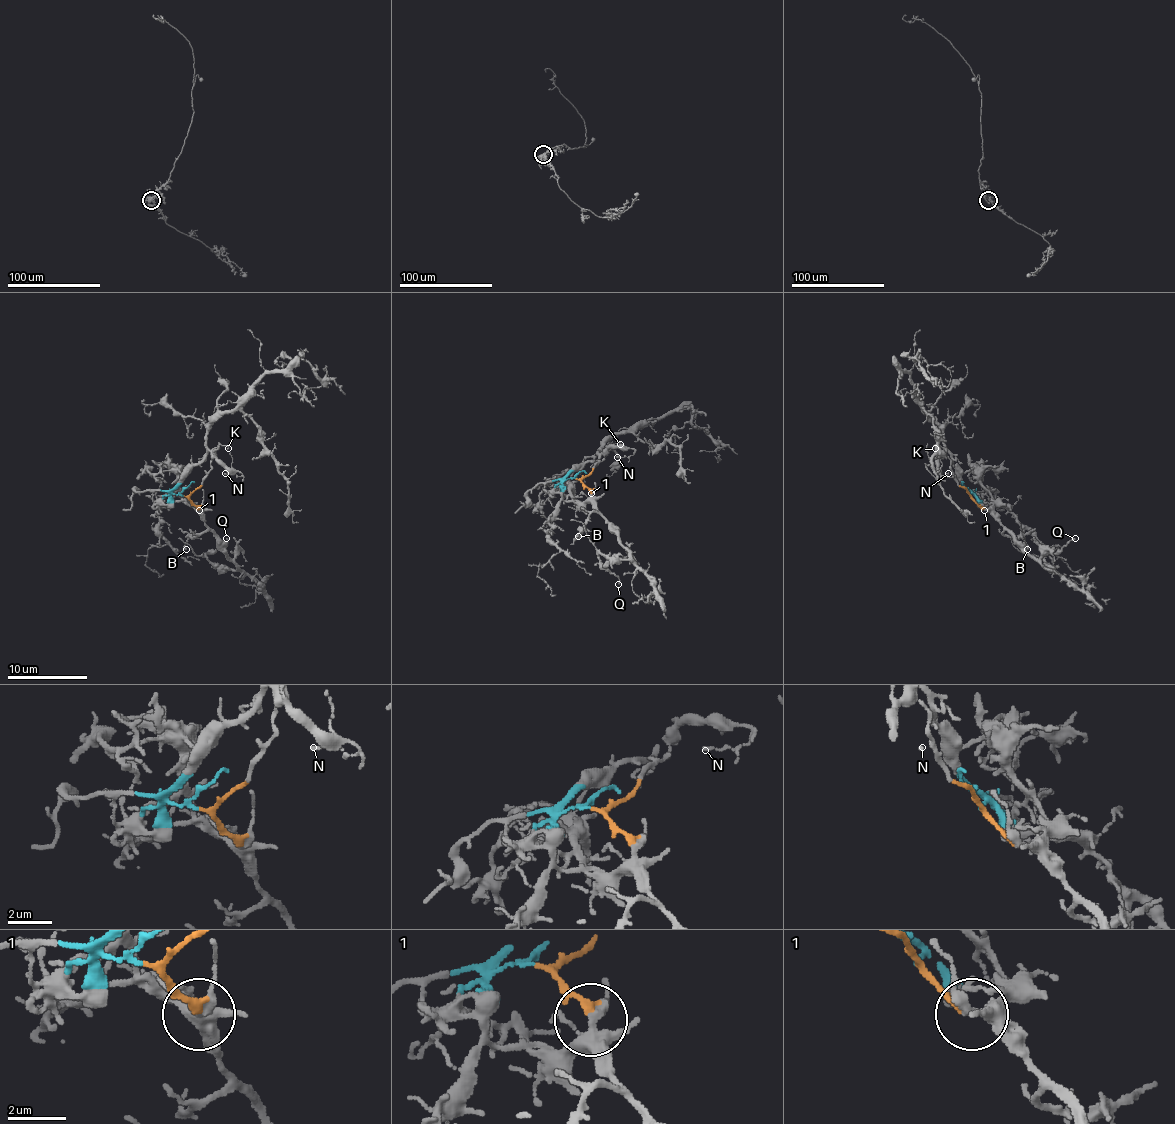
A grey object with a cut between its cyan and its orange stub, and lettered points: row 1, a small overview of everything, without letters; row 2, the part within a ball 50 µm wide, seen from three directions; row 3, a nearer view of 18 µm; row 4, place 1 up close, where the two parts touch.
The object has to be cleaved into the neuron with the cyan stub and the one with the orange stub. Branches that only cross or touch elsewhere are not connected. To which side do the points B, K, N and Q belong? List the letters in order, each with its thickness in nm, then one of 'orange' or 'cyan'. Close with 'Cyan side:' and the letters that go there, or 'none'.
B: 150 nm thick; orange
K: 130 nm thick; cyan
N: 110 nm thick; cyan
Q: 130 nm thick; orange
Cyan side: K, N

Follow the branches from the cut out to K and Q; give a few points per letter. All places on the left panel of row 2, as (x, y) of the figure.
K: (183, 496), (177, 496), (173, 490), (181, 480), (219, 444), (229, 448)
Q: (183, 496), (203, 514), (205, 526), (237, 569), (219, 569), (207, 555), (227, 541), (227, 537)

